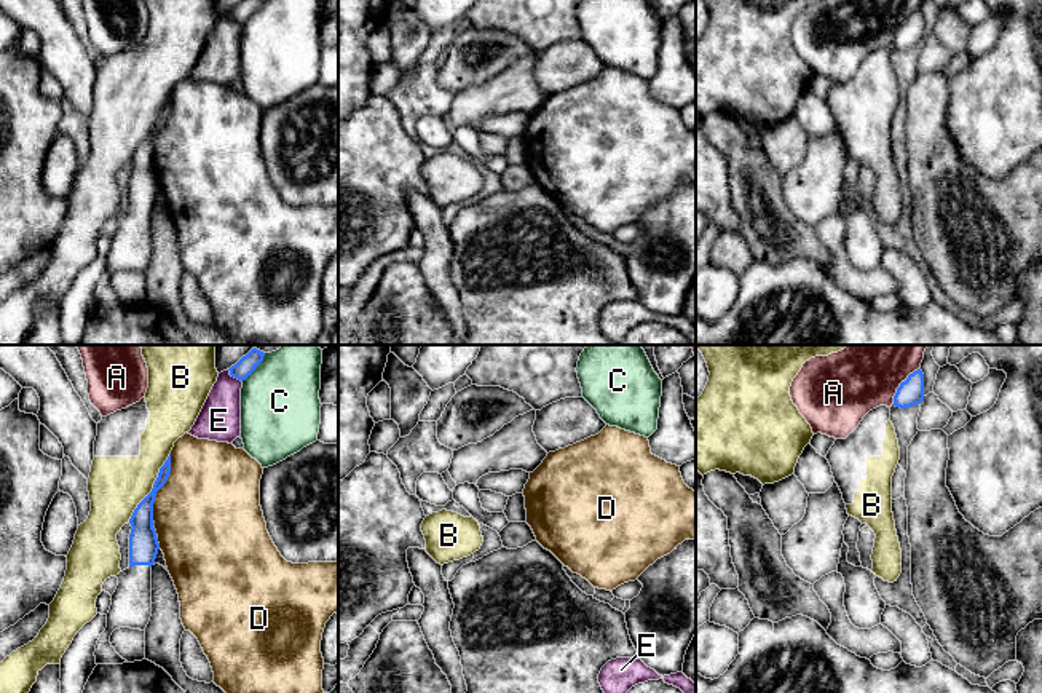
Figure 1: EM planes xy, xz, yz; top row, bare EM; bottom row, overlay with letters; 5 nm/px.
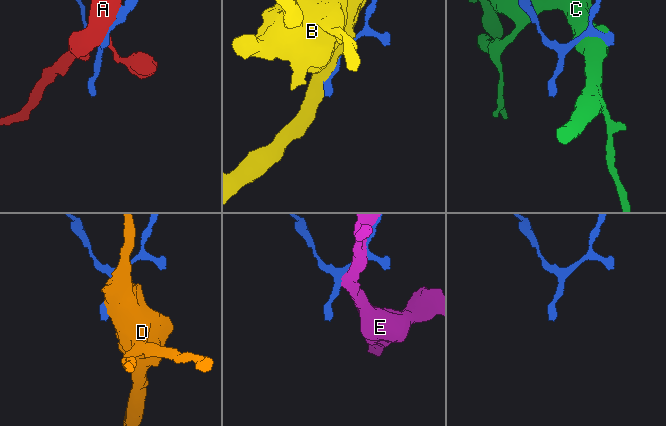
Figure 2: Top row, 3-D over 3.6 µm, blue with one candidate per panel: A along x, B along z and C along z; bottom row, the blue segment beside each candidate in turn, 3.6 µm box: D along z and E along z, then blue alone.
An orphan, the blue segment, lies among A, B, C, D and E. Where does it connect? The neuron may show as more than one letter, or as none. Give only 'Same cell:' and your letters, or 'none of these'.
Same cell: none of these

